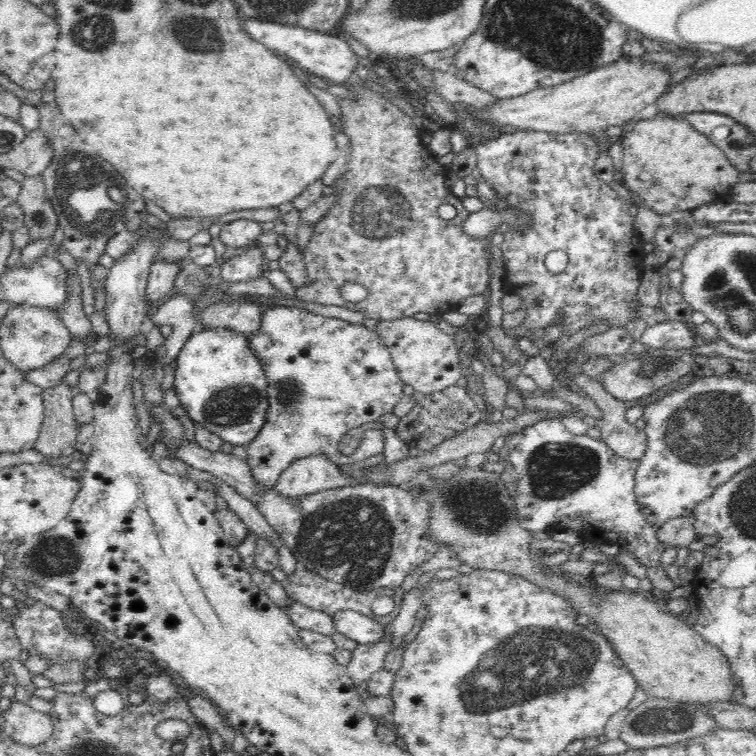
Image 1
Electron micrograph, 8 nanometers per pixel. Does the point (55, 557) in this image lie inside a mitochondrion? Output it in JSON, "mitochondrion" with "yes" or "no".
{"mitochondrion":"yes"}

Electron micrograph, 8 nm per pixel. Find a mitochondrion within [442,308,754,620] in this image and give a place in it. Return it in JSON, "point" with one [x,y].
{"point":[555,470]}

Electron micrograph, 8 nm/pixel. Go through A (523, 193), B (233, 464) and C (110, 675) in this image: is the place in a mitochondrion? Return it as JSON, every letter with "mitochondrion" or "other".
{"A":"mitochondrion","B":"other","C":"other"}

